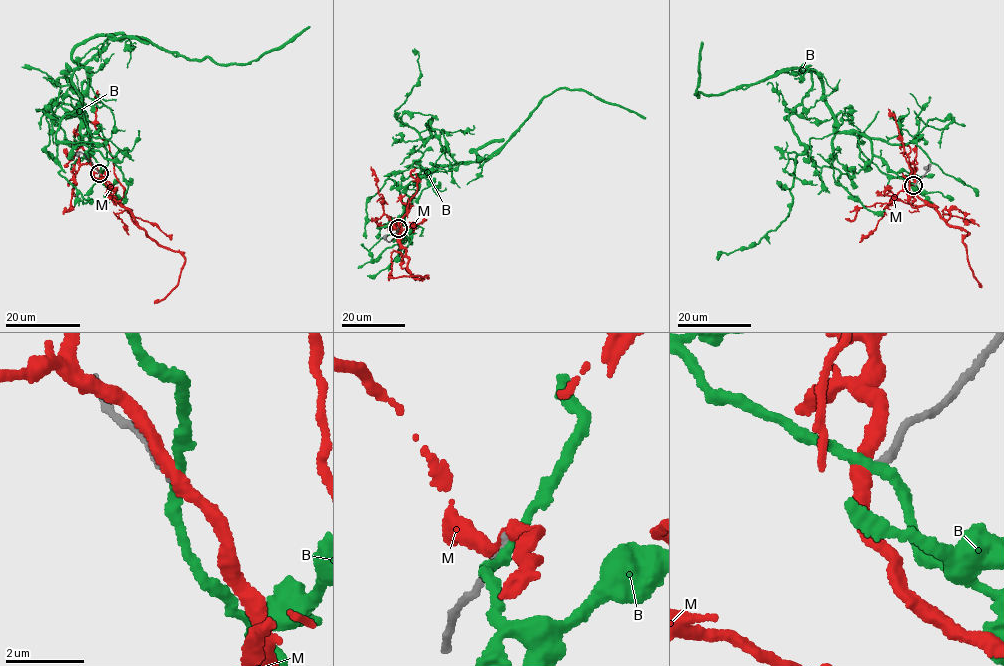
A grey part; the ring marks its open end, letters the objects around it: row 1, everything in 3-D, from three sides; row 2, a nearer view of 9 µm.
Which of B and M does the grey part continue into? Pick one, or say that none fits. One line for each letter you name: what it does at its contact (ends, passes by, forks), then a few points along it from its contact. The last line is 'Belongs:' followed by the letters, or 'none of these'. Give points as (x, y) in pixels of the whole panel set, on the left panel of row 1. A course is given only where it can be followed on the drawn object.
Belongs: none of these

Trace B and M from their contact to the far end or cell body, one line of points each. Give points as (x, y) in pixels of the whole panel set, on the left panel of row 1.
B: (99, 173), (72, 53), (122, 34), (73, 73), (81, 100), (56, 133), (58, 172), (90, 202), (74, 206)
M: (99, 173), (135, 223), (159, 245), (178, 251), (185, 259), (179, 281), (154, 303)

